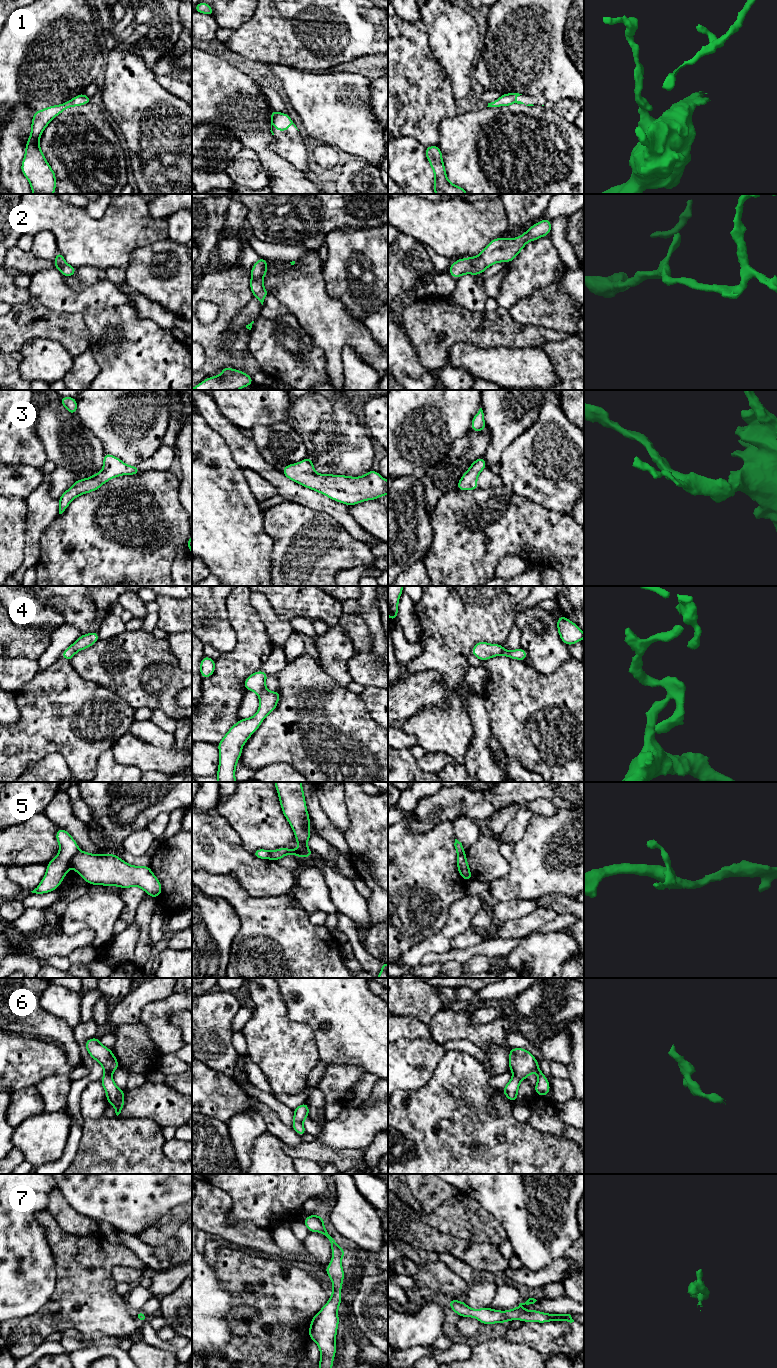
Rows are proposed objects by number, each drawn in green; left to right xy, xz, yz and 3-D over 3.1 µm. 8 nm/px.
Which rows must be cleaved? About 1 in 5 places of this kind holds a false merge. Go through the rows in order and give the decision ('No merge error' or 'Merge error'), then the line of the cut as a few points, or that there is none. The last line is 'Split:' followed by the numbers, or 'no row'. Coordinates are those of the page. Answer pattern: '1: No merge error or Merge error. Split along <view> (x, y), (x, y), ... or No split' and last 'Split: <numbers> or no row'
1: No merge error. No split
2: No merge error. No split
3: No merge error. No split
4: No merge error. No split
5: Merge error. Split along xy (79, 851), (71, 859), (69, 865)
6: No merge error. No split
7: No merge error. No split
Split: 5

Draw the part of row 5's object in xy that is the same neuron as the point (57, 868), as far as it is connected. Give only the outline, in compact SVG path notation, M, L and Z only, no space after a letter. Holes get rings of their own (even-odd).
M58 828L56 840L60 849L58 855L47 864L47 871L40 884L31 891L36 894L55 891L70 869L71 859L79 852L77 842L64 829Z

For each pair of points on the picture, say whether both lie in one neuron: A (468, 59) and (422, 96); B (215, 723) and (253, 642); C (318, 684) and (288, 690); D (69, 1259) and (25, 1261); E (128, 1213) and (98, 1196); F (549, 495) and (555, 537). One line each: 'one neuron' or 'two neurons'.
A: two neurons
B: one neuron
C: one neuron
D: two neurons
E: one neuron
F: two neurons

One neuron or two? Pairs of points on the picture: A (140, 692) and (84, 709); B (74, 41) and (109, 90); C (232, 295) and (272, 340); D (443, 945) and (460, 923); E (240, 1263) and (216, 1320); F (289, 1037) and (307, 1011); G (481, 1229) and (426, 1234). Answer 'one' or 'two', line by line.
A: two
B: two
C: two
D: one
E: two
F: two
G: two

